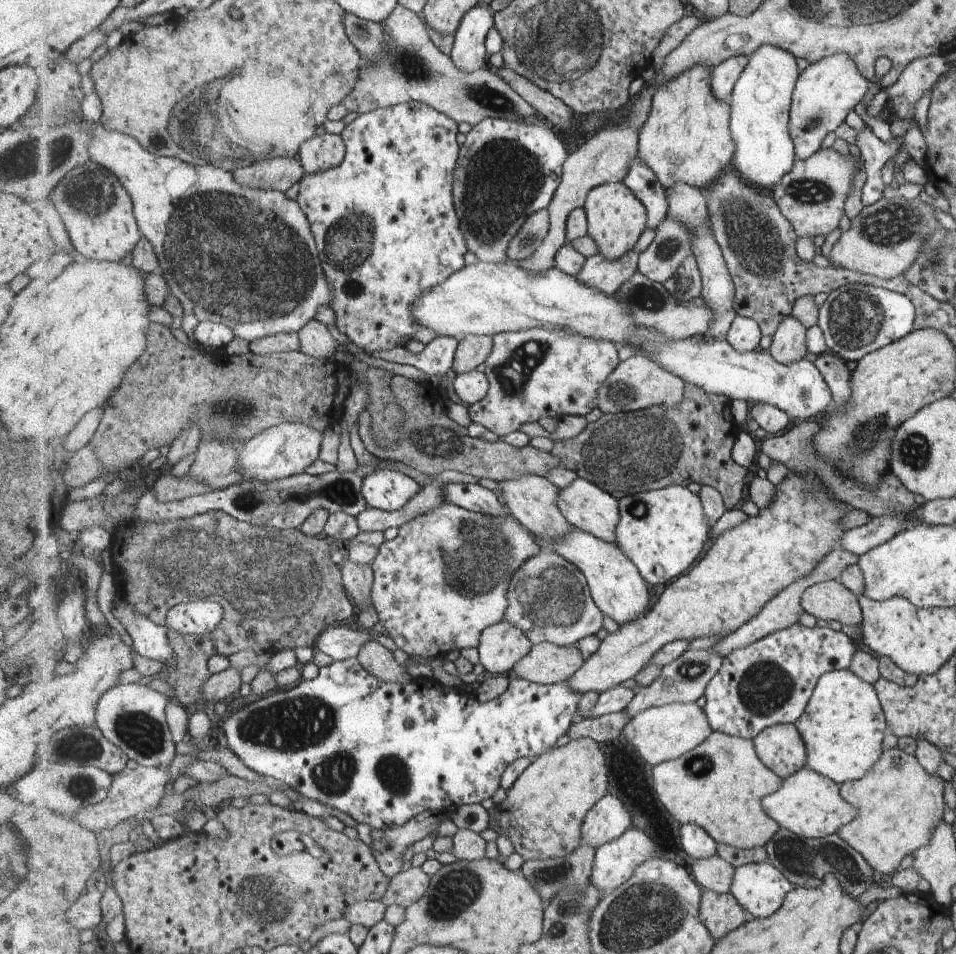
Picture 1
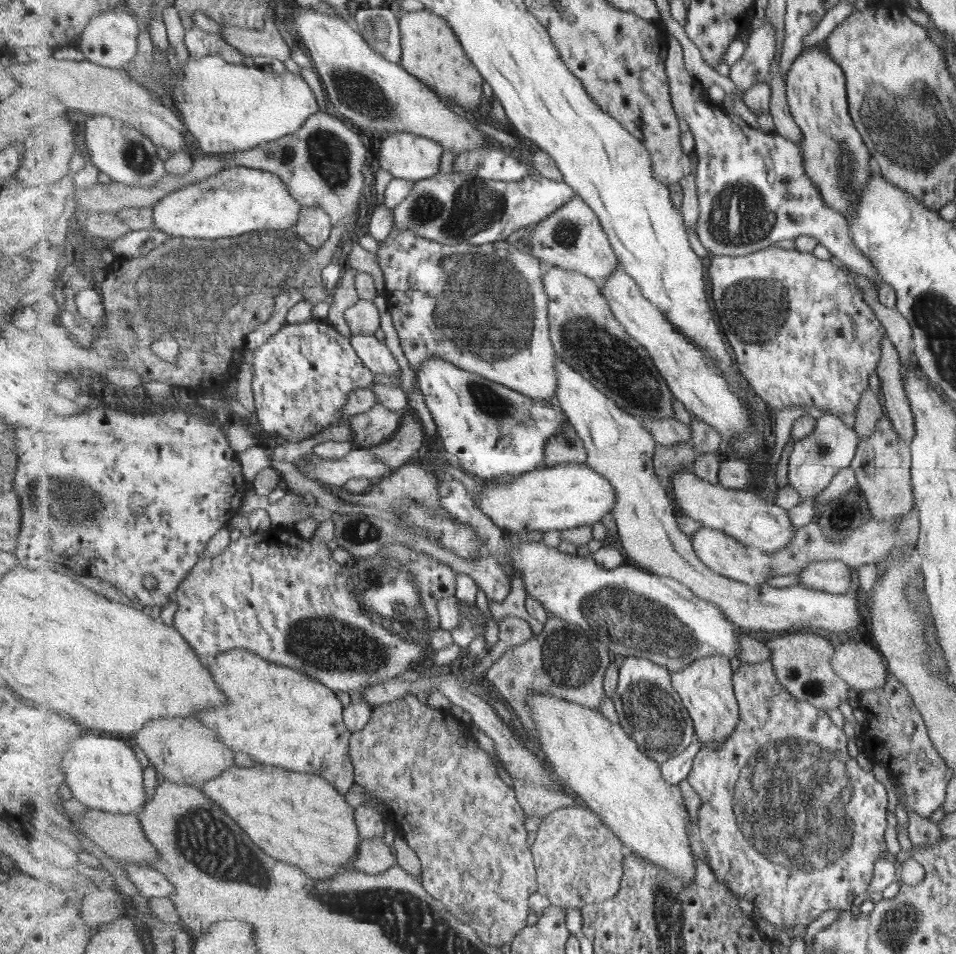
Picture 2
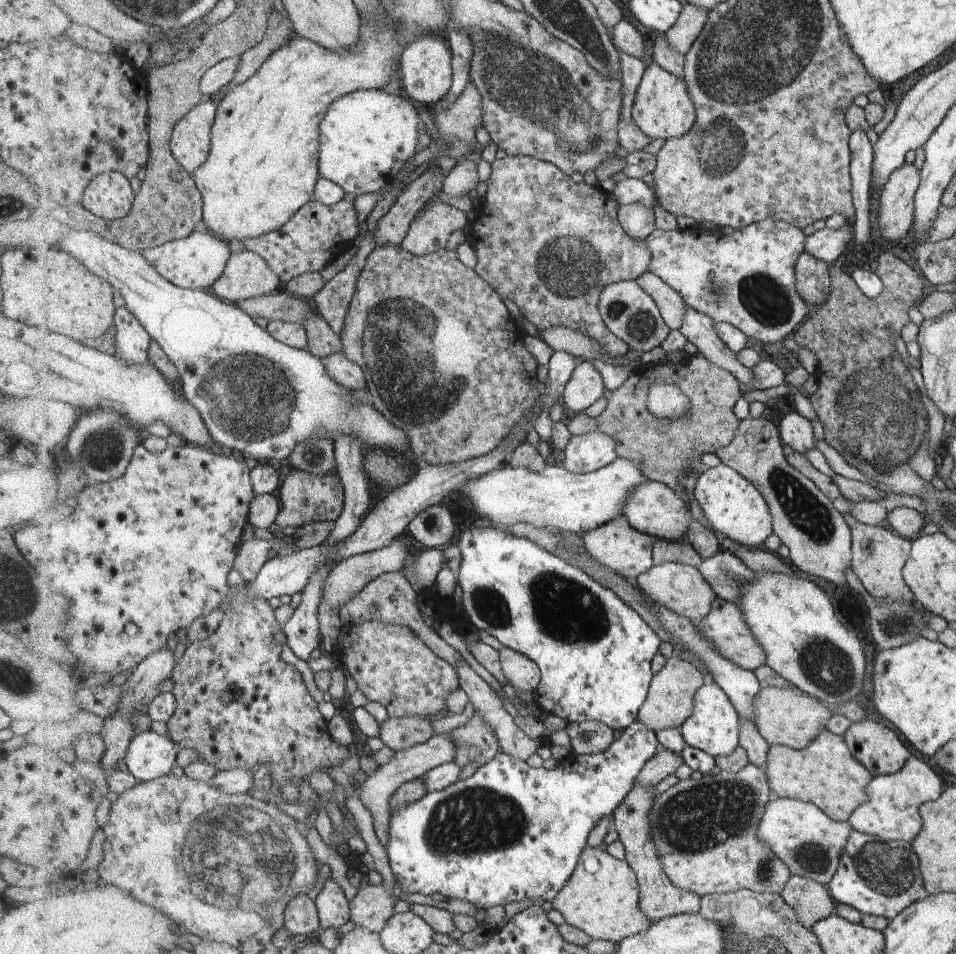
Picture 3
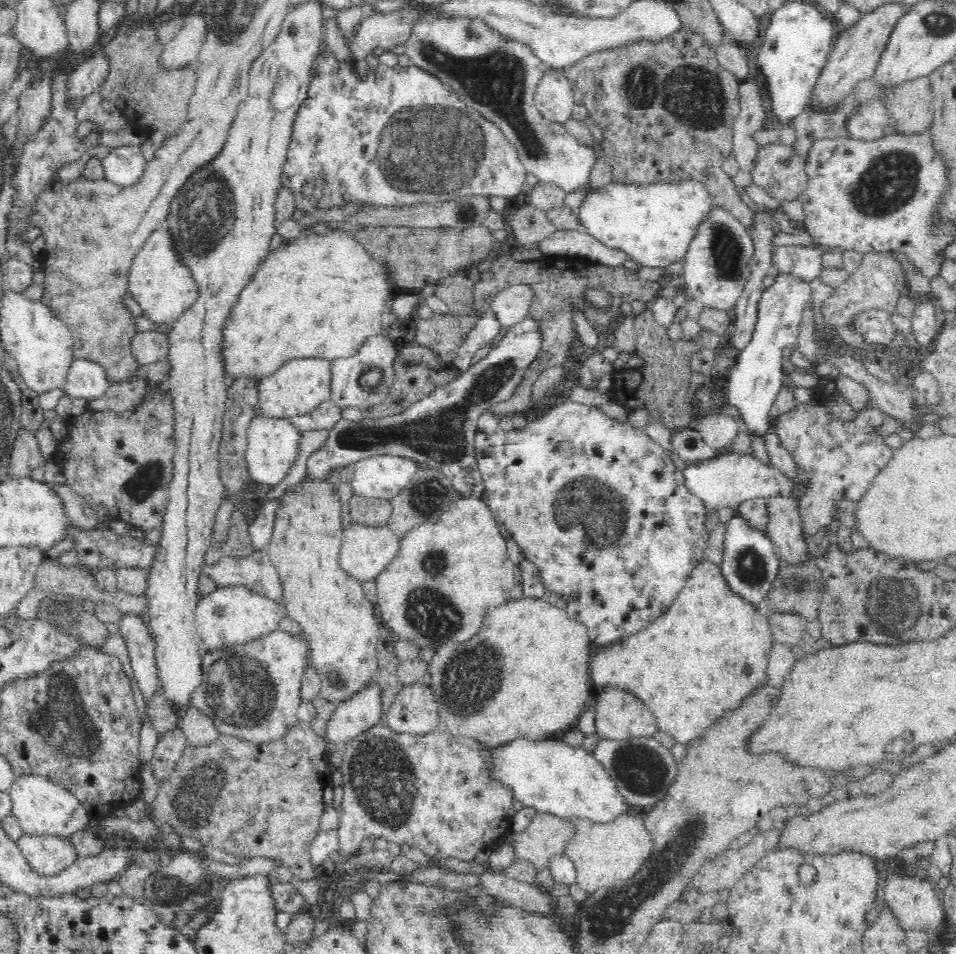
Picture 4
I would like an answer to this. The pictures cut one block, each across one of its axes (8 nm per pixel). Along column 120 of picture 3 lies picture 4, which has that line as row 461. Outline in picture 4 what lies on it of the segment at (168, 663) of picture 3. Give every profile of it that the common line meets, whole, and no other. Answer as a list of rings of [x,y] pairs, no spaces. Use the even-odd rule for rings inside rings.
[[[728,452],[720,458],[703,461],[698,465],[687,465],[683,470],[687,488],[704,501],[708,511],[718,511],[720,508],[728,507],[735,509],[741,502],[754,498],[770,498],[779,495],[790,499],[800,500],[805,490],[799,488],[799,484],[785,476],[776,466],[764,464],[746,454]]]

